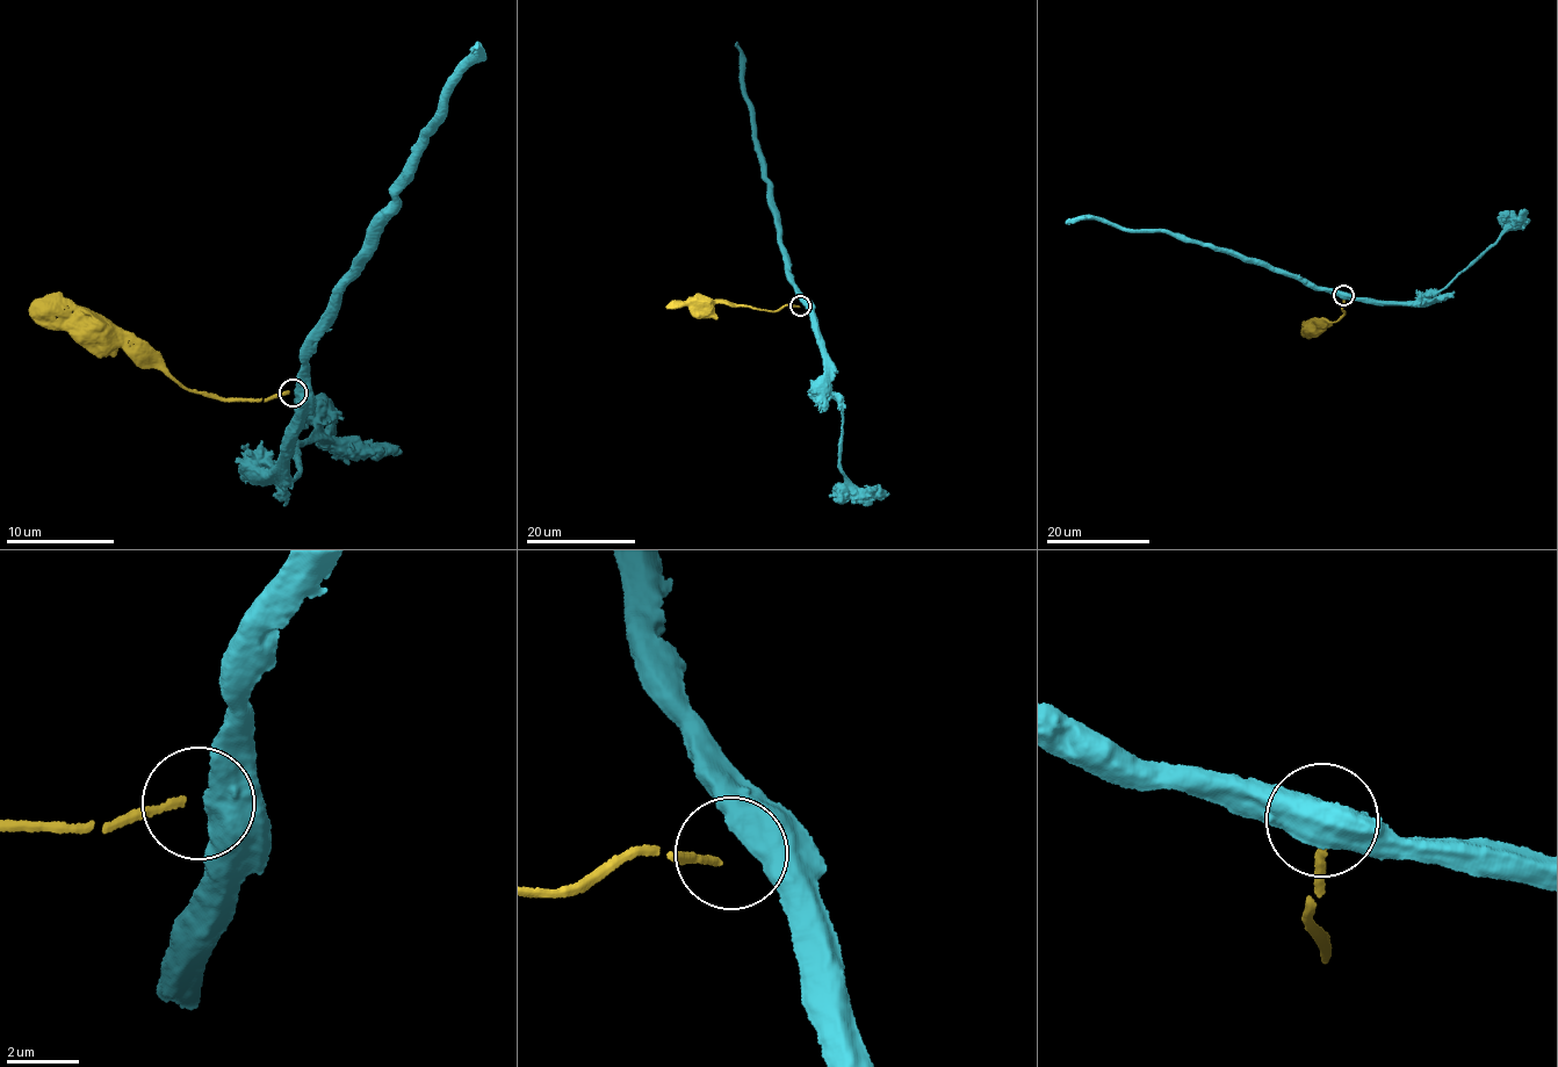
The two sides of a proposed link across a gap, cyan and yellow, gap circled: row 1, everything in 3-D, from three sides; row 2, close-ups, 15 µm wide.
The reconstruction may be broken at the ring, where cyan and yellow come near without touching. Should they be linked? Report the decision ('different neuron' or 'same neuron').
different neuron

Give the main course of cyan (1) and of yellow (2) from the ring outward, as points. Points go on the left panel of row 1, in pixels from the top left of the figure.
1: (296, 394), (331, 307), (374, 249), (374, 233), (413, 175), (461, 72), (483, 51), (476, 48)
2: (289, 393), (224, 399), (182, 388), (152, 365), (131, 359), (115, 346), (103, 326), (94, 329)

